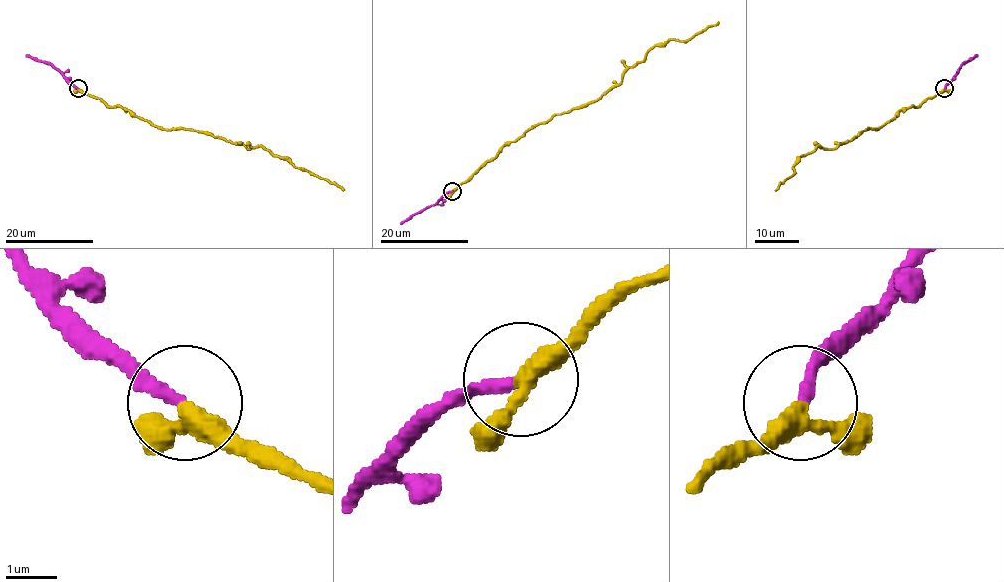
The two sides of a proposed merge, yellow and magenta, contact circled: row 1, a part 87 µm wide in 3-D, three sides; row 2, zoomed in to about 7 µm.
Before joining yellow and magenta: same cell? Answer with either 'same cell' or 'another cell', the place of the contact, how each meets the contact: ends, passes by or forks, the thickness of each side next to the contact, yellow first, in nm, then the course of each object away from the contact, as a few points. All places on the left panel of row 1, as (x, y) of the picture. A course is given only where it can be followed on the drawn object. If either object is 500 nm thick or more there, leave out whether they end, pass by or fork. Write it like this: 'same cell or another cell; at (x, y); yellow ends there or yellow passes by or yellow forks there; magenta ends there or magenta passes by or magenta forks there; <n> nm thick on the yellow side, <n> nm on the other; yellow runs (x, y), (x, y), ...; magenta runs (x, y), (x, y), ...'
same cell; at (78, 88); yellow passes by; magenta ends there; 320 nm thick on the yellow side, 240 nm on the other; yellow runs (78, 88), (163, 129), (189, 129), (242, 143), (247, 149), (267, 149), (343, 191); magenta runs (78, 88), (49, 64), (26, 55)

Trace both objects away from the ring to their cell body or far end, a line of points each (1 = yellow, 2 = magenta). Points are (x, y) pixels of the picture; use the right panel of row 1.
1: (944, 88), (878, 129), (802, 155), (775, 191)
2: (944, 88), (963, 64), (977, 55)

